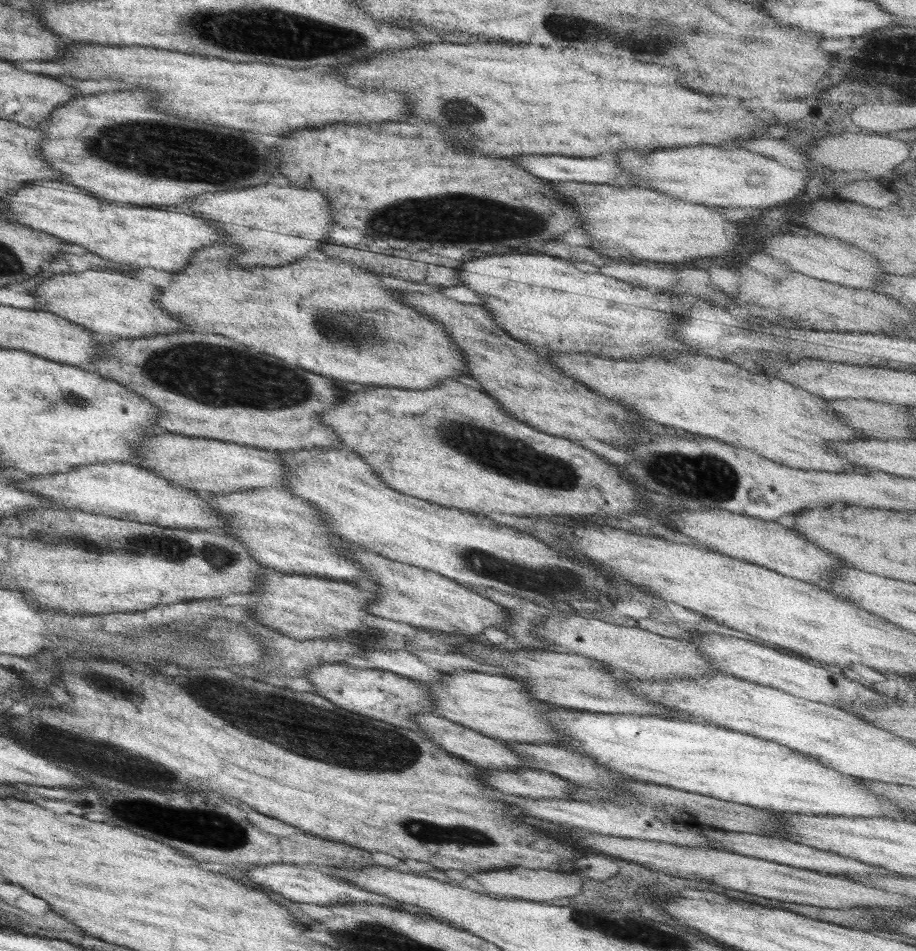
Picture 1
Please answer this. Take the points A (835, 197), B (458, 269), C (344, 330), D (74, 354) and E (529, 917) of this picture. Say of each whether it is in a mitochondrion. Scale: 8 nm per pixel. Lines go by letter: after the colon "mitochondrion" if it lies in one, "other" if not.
A: other
B: other
C: mitochondrion
D: other
E: other

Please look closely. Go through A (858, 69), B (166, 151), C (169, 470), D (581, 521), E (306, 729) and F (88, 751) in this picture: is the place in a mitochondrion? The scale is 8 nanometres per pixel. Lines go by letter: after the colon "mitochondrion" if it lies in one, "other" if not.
A: mitochondrion
B: mitochondrion
C: other
D: other
E: mitochondrion
F: mitochondrion

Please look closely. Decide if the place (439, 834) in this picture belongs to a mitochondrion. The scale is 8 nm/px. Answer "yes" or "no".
yes

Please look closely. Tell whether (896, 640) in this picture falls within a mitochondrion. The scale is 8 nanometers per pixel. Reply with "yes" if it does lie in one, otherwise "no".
no

